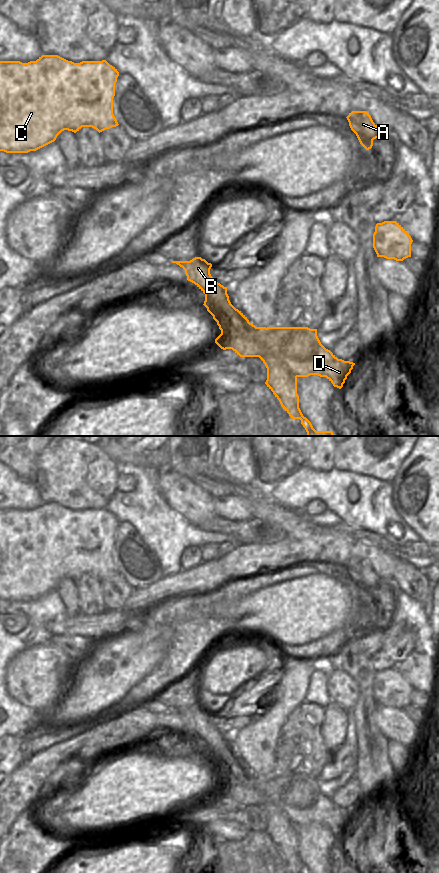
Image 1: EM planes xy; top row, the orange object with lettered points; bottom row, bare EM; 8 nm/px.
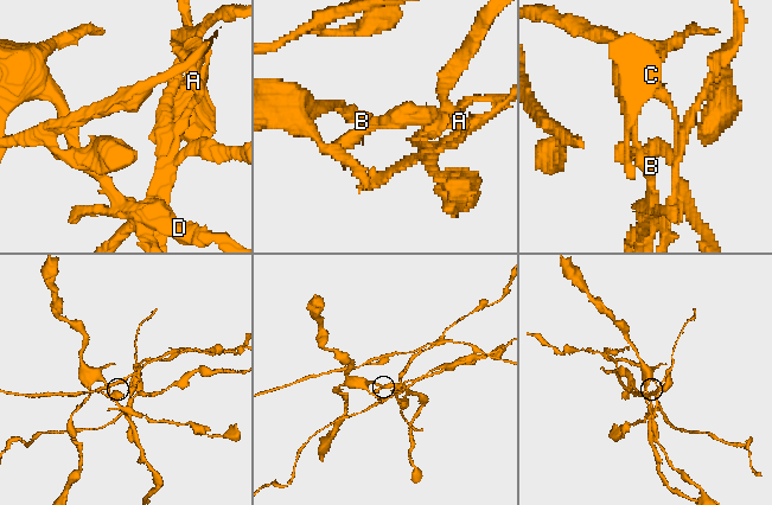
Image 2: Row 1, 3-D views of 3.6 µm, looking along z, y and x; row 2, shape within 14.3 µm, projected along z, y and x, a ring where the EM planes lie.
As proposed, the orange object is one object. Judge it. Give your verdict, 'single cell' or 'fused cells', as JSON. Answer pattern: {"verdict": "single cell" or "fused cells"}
{"verdict": "fused cells"}

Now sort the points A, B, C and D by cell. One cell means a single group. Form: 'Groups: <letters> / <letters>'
Groups: A D / B C

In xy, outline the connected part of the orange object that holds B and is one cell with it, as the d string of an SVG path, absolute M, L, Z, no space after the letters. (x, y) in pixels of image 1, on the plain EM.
M201 705L190 709L172 709L185 718L187 728L194 731L204 742L204 754L217 770L221 781L254 781L266 775L256 775L230 750L227 735L218 731L210 722L212 715Z

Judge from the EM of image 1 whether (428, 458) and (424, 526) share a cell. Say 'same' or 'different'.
same

